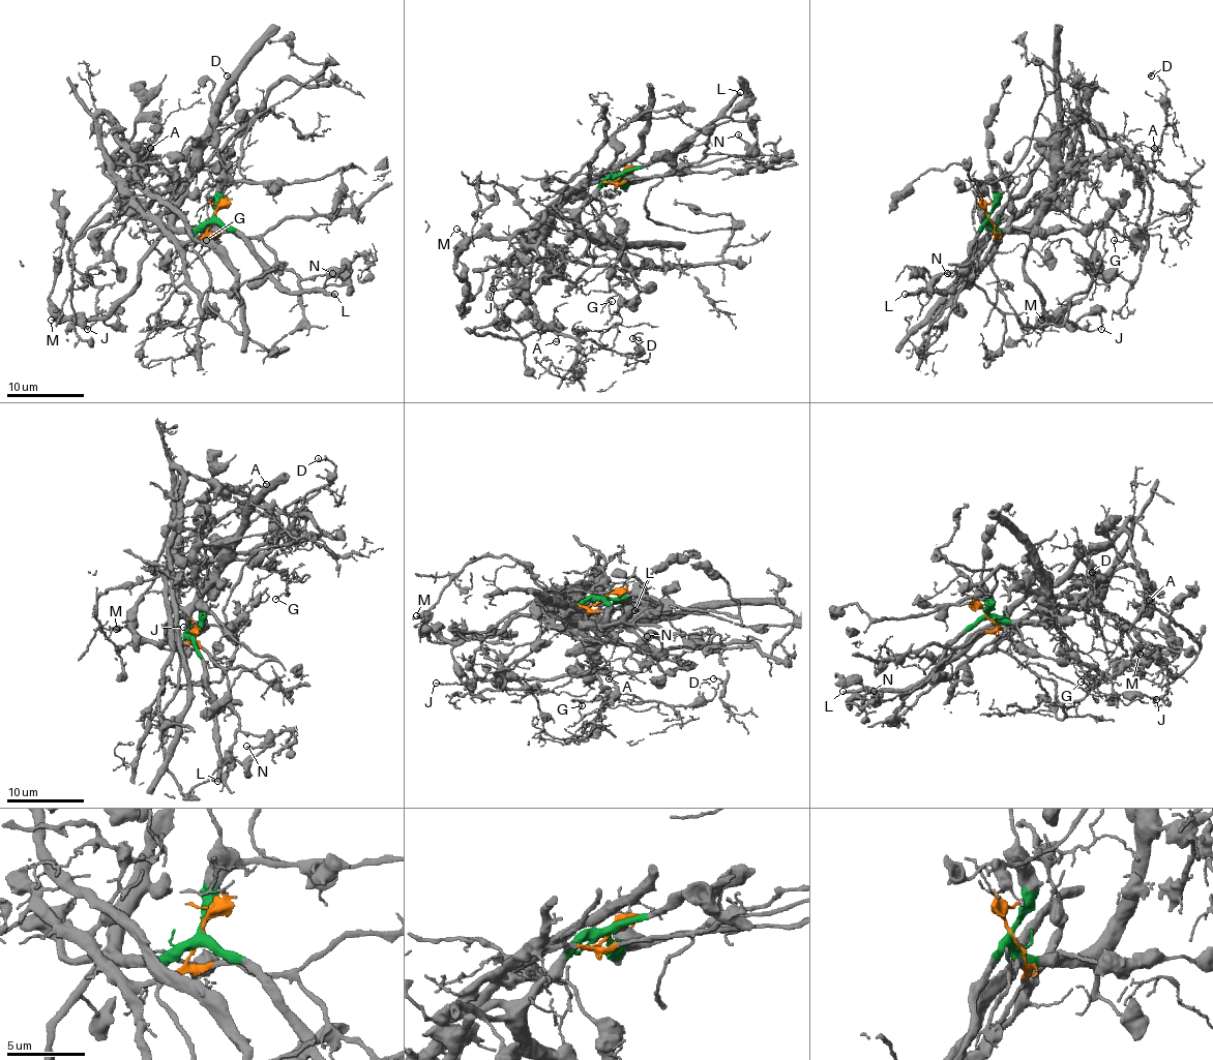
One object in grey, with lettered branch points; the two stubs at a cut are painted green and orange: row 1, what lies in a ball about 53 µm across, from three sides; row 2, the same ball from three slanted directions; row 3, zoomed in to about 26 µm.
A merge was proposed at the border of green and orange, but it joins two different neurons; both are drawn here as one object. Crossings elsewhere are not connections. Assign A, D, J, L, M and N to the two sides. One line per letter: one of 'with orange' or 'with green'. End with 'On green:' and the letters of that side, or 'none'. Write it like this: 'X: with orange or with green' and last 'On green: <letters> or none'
A: with orange
D: with orange
J: with green
L: with green
M: with green
N: with green
On green: J, L, M, N

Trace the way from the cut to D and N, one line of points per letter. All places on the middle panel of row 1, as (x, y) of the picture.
D: (620, 177), (590, 179), (541, 219), (516, 276), (541, 321), (567, 336), (643, 354), (633, 338)
N: (620, 177), (653, 157), (672, 157), (718, 119), (746, 121), (756, 140), (746, 144), (738, 134)

